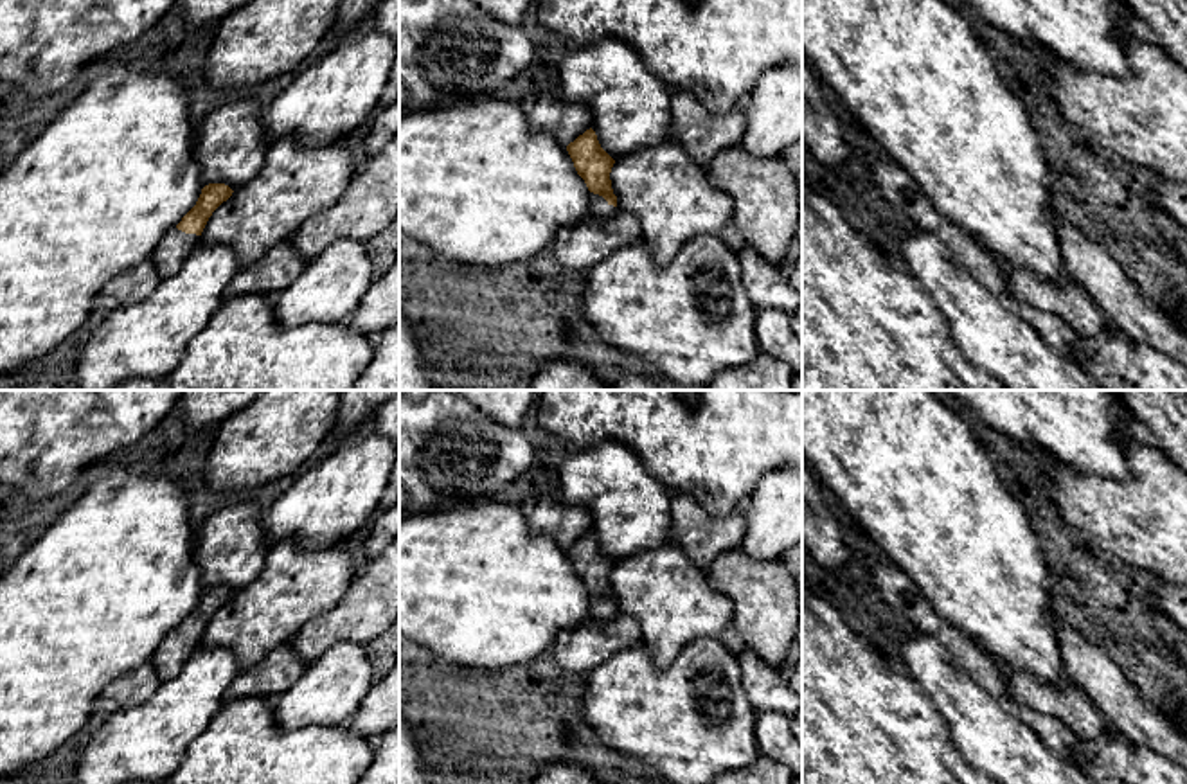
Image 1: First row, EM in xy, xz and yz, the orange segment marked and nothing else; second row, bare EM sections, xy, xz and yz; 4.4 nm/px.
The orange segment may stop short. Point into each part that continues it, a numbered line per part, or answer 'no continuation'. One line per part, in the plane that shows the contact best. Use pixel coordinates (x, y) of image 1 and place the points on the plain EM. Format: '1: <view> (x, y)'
1: xz (597, 610)

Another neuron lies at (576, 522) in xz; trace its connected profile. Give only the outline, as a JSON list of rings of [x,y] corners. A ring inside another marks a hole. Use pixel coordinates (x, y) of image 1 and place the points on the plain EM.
[[[568,507],[552,536],[559,547],[568,548],[590,530],[592,530],[592,516],[588,509]]]

